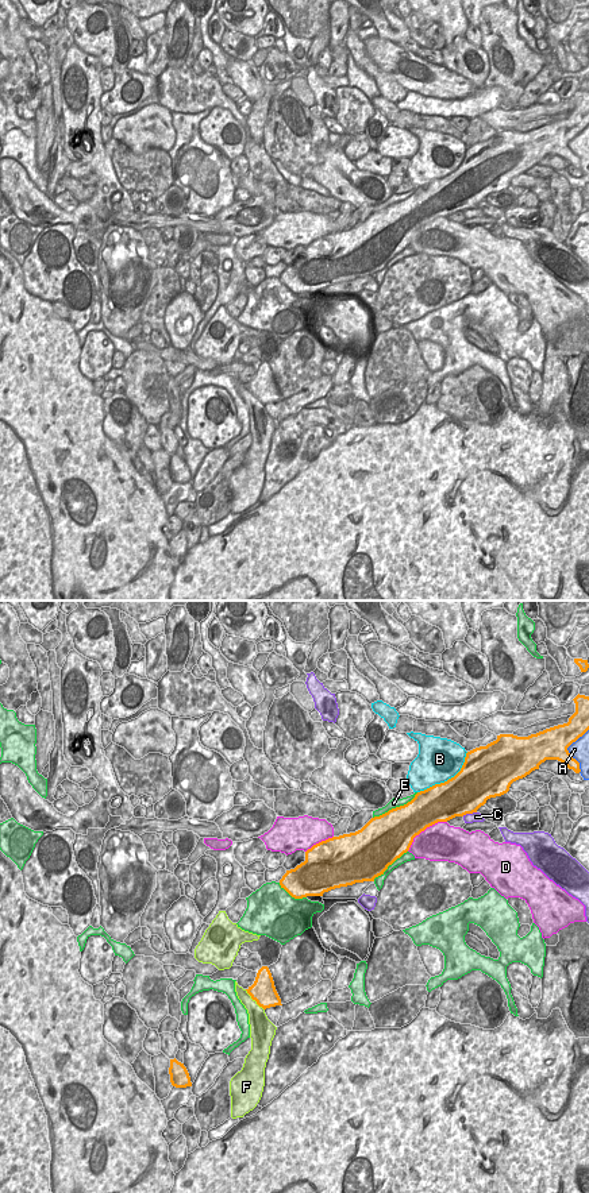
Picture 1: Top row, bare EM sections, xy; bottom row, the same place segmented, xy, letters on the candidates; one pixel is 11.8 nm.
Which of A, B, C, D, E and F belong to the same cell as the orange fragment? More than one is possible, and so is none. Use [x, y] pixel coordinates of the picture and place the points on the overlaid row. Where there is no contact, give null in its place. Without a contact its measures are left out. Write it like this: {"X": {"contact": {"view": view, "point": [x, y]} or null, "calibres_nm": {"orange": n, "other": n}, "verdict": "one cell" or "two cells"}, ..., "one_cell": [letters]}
{"A": {"contact": {"view": "xy", "point": [568, 751]}, "calibres_nm": {"orange": 380, "other": 220}, "verdict": "two cells"}, "B": {"contact": {"view": "xy", "point": [449, 779]}, "calibres_nm": {"orange": 480, "other": 480}, "verdict": "two cells"}, "C": {"contact": {"view": "xy", "point": [469, 813]}, "calibres_nm": {"orange": 480, "other": 130}, "verdict": "two cells"}, "D": {"contact": {"view": "xy", "point": [423, 830]}, "calibres_nm": {"orange": 400, "other": 440}, "verdict": "two cells"}, "E": {"contact": {"view": "xy", "point": [396, 807]}, "calibres_nm": {"orange": 460, "other": 120}, "verdict": "two cells"}, "F": {"contact": {"view": "xy", "point": [254, 999]}, "calibres_nm": {"orange": 300, "other": 220}, "verdict": "two cells"}, "one_cell": []}

